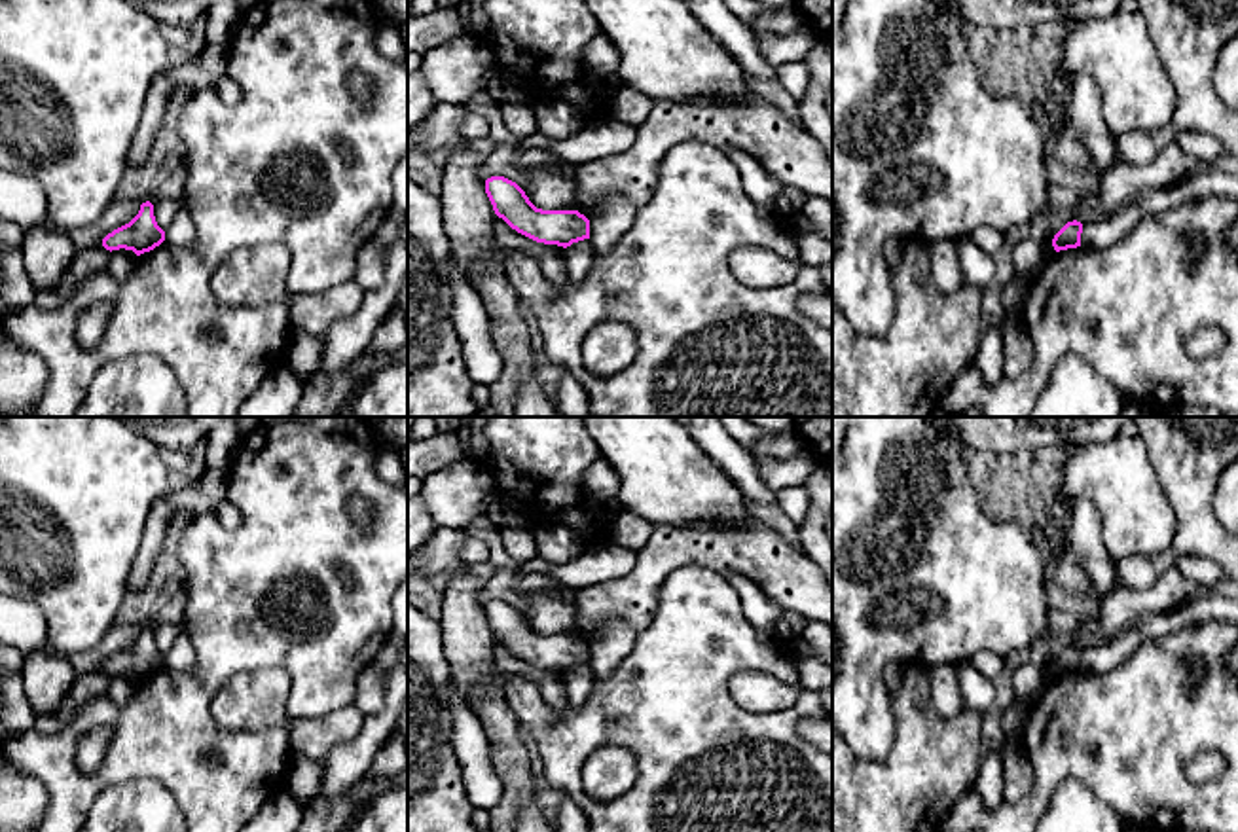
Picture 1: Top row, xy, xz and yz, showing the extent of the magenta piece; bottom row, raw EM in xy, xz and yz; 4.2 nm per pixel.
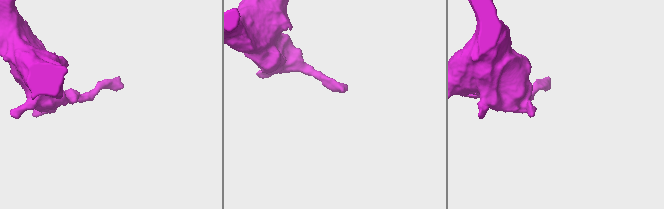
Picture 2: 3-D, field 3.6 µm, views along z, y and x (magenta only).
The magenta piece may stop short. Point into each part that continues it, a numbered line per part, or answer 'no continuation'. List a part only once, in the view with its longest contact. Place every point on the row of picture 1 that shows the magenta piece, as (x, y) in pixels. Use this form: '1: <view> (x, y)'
no continuation

